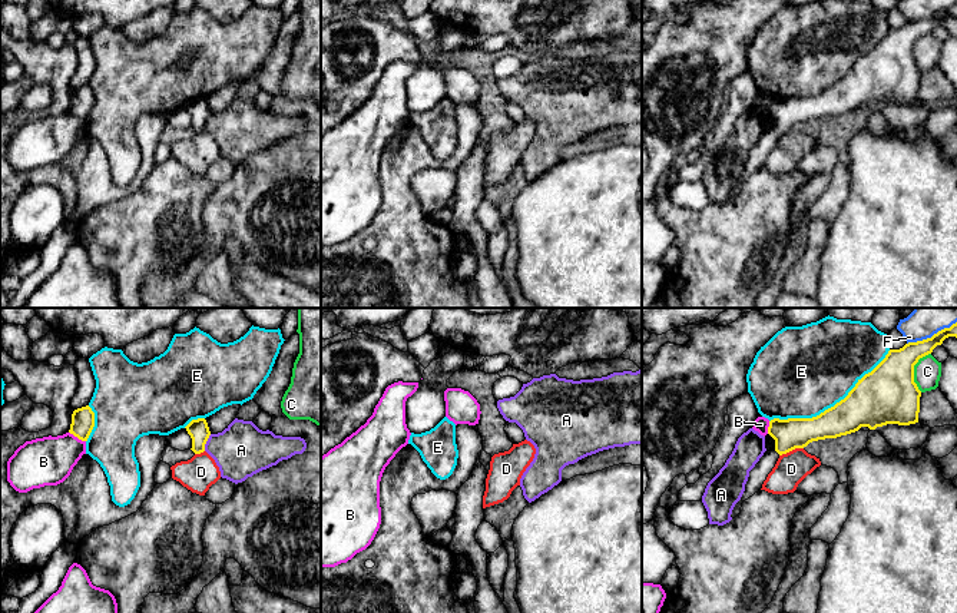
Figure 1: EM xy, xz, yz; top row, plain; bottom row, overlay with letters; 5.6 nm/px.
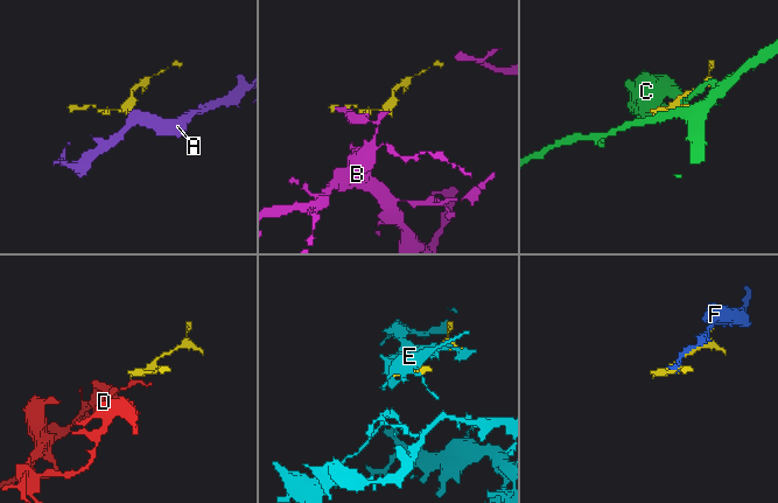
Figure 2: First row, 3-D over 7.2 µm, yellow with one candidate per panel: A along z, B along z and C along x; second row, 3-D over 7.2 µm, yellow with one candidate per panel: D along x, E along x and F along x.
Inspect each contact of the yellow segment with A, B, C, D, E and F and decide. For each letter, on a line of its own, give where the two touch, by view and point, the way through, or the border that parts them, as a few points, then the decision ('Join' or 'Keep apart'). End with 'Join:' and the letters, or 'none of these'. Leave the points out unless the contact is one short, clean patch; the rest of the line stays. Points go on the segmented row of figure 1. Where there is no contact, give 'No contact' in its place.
A: Touches yellow at xy (205, 443). Boundary: xy (211, 434), (204, 450). Keep apart
B: Touches yellow at xy (78, 437). Keep apart
C: Touches yellow at yz (913, 370). Boundary: yz (930, 353), (923, 355), (914, 365), (914, 383), (921, 391). Keep apart
D: Touches yellow at yz (791, 450). Boundary: yz (802, 447), (795, 447), (780, 456). Keep apart
E: Touches yellow at yz (831, 407). Keep apart
F: Touches yellow at yz (933, 335). Keep apart
Join: none of these

